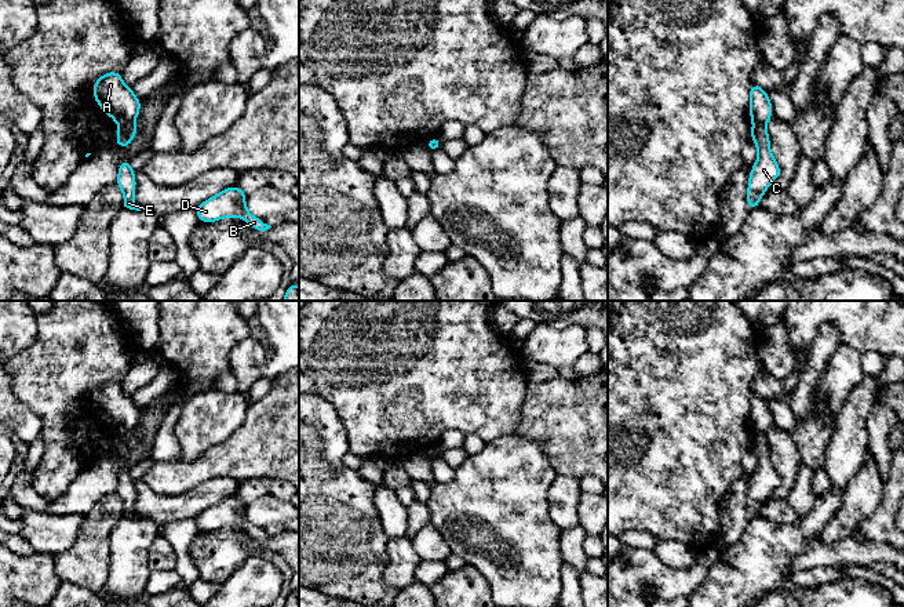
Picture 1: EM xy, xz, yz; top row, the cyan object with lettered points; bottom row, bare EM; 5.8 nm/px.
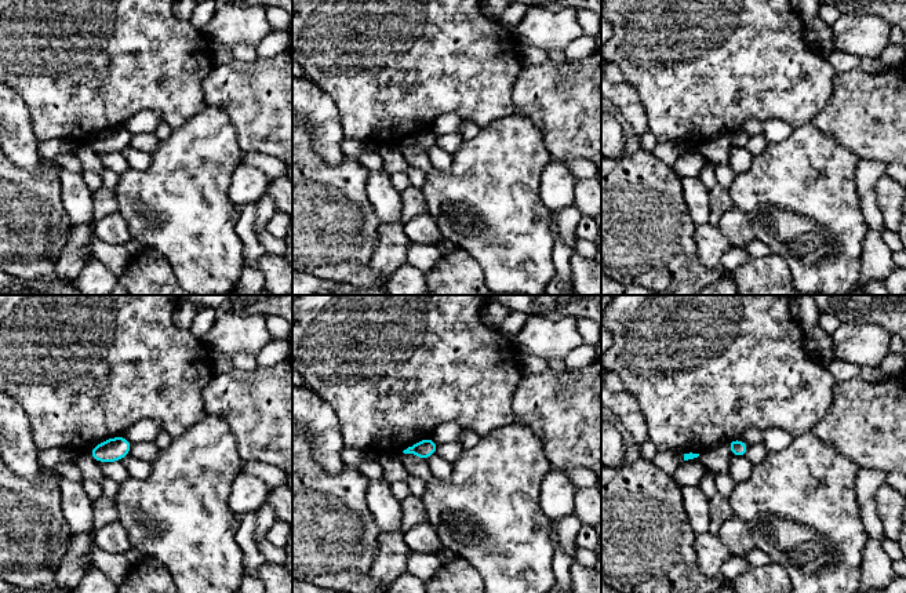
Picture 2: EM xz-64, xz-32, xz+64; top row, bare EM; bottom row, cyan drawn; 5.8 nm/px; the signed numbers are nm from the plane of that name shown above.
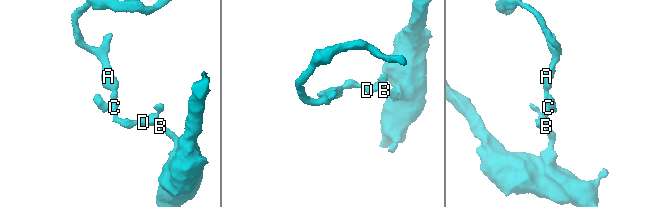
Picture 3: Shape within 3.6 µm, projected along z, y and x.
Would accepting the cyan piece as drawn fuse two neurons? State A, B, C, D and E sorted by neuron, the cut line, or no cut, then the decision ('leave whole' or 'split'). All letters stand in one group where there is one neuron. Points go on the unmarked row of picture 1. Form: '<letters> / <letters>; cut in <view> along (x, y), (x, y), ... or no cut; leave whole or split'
A / B C D E; cut in xy along (132, 431), (121, 435); split

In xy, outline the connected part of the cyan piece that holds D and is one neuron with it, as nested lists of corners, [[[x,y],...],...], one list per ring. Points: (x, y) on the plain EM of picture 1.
[[[234,494],[203,510],[193,519],[204,533],[211,533],[222,527],[240,526],[254,538],[262,541],[270,538],[270,534],[248,521],[245,508],[247,504],[238,497],[238,494]]]

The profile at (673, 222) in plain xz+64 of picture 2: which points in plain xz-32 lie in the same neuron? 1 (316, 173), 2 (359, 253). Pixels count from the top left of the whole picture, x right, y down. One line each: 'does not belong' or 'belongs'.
1: belongs
2: belongs

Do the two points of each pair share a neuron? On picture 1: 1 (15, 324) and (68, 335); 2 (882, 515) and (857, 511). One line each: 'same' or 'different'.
1: different
2: different

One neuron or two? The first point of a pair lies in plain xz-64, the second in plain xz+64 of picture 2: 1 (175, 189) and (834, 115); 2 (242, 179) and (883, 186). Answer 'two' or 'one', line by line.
1: two
2: two

